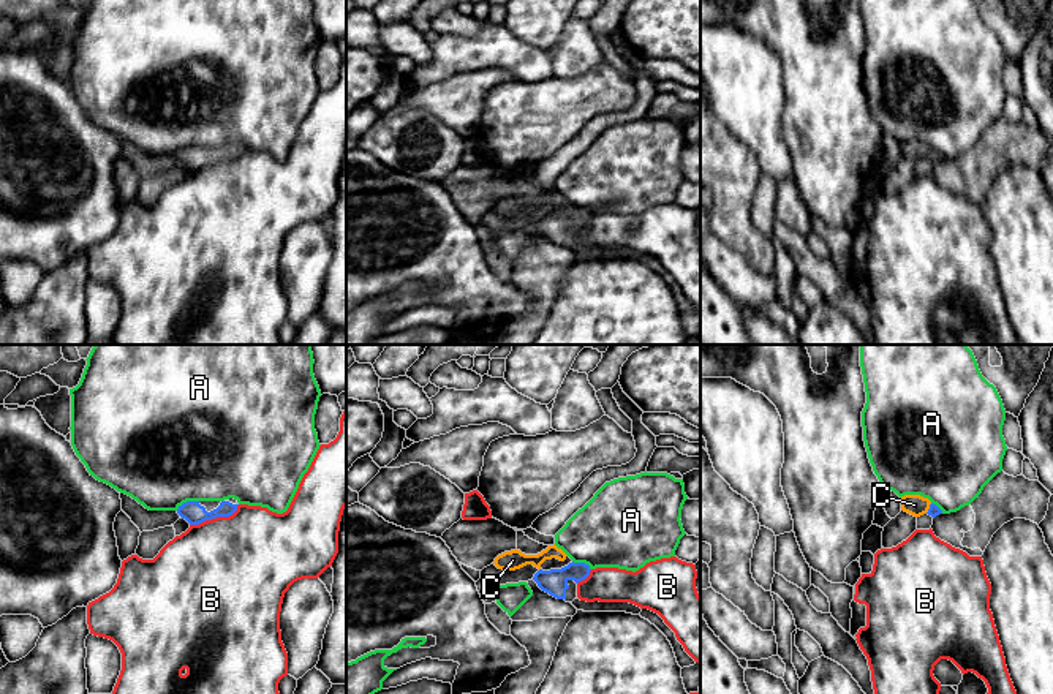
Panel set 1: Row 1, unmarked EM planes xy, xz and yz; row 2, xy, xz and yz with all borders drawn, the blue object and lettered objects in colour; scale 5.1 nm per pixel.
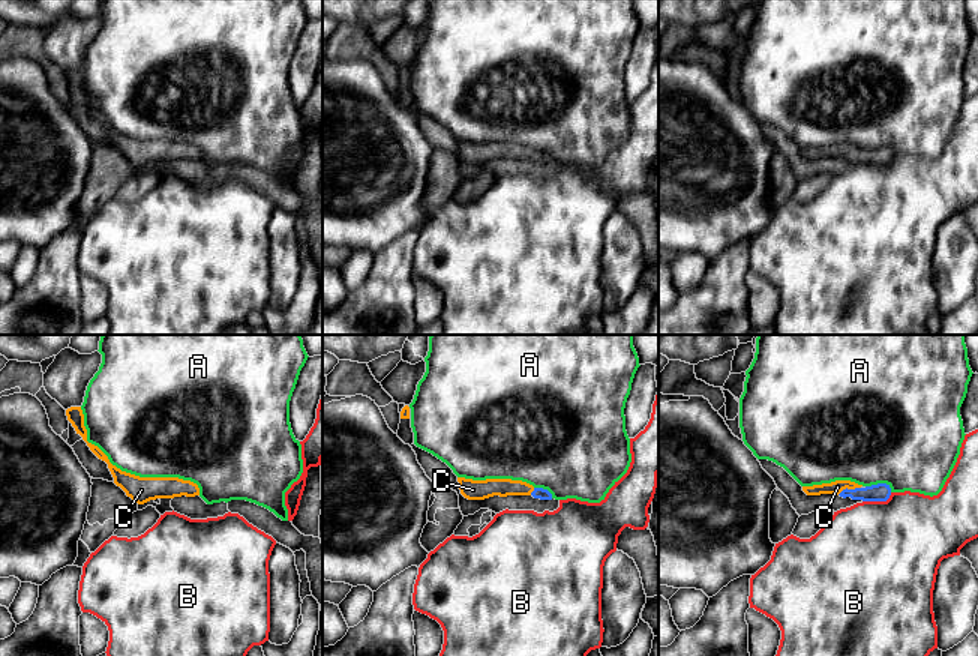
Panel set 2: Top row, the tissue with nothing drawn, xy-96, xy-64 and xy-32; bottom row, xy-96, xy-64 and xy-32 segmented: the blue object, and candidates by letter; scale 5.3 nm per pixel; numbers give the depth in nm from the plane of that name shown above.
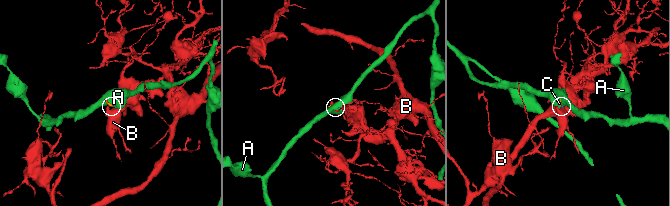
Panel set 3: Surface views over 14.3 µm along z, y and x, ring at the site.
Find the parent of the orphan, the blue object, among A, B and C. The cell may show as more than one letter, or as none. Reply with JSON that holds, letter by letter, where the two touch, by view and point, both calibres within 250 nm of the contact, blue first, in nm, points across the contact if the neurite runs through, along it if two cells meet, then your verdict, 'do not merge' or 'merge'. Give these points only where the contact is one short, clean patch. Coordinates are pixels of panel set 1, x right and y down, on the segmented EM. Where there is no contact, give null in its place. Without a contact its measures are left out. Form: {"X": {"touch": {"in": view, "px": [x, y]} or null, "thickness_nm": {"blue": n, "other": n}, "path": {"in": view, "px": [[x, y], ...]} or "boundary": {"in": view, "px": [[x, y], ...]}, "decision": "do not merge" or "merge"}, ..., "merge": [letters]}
{"A": {"touch": {"in": "xy", "px": [187, 501]}, "thickness_nm": {"blue": 110, "other": 500}, "boundary": {"in": "xy", "px": [[198, 500], [188, 500], [176, 509]]}, "decision": "do not merge"}, "B": {"touch": {"in": "xy", "px": [215, 517]}, "thickness_nm": {"blue": 110, "other": 500}, "boundary": {"in": "xy", "px": [[239, 505], [228, 516], [217, 516], [190, 525]]}, "decision": "do not merge"}, "C": {"touch": {"in": "yz", "px": [930, 508]}, "thickness_nm": {"blue": 60, "other": 110}, "path": {"in": "yz", "px": [[933, 511], [930, 508], [914, 505]]}, "decision": "merge"}, "merge": ["C"]}

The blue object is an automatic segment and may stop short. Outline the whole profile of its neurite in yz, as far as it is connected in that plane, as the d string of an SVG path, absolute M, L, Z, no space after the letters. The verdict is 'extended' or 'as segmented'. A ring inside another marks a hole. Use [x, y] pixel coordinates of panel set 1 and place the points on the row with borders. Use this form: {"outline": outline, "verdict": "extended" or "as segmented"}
{"outline": "M904 495L900 498L900 503L901 511L914 517L928 514L934 519L936 515L942 514L942 511L936 504L933 504L928 498L923 498L920 495Z", "verdict": "extended"}

